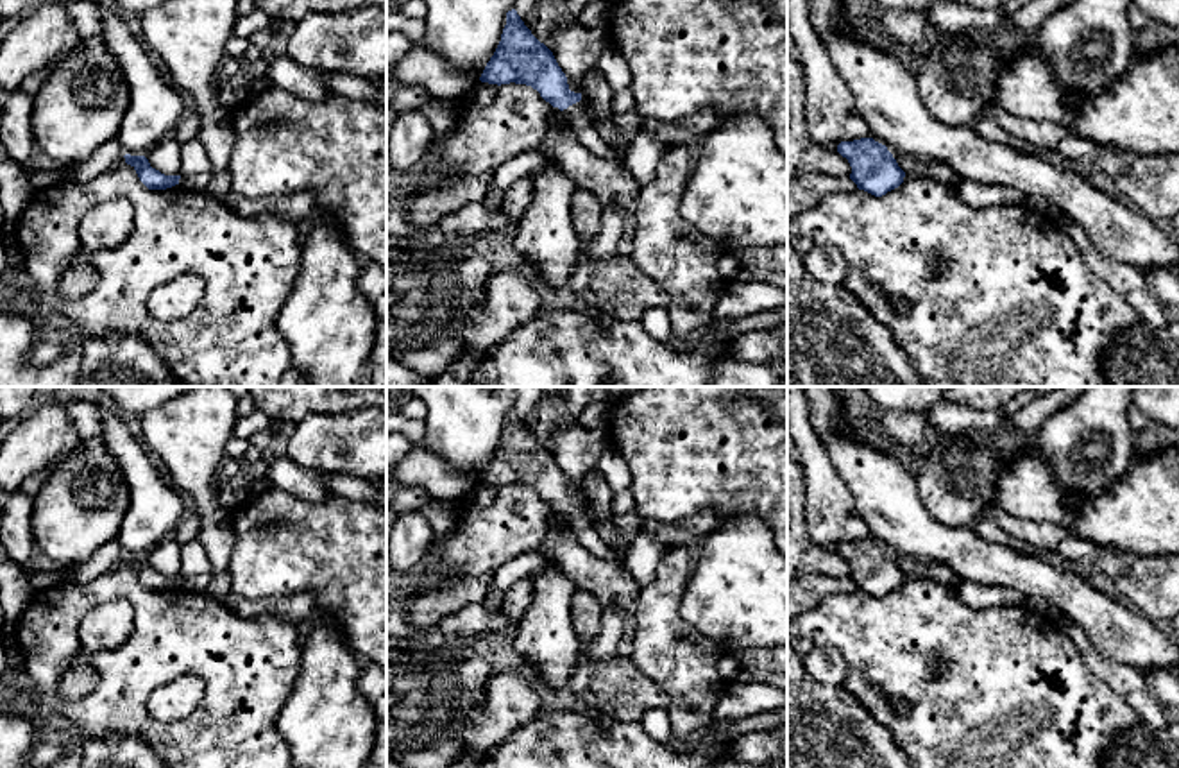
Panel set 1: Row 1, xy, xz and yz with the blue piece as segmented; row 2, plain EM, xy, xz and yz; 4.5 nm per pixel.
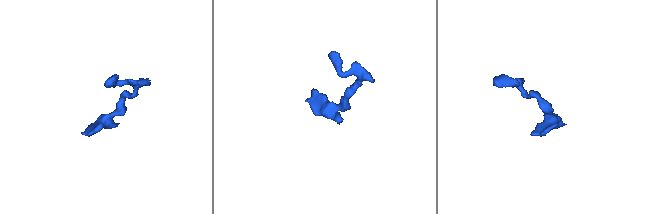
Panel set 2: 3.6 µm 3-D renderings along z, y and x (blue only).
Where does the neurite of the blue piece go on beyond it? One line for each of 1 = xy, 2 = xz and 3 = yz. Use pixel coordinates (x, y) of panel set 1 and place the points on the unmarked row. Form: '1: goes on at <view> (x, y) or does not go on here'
1: does not go on here
2: goes on at xz (576, 516)
3: does not go on here

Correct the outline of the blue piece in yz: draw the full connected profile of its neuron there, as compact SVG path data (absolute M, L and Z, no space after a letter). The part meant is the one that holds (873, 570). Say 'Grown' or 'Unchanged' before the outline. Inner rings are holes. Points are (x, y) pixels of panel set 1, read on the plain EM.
Unchanged. M873 539L841 542L837 553L848 560L850 580L859 591L882 598L903 584L905 573L887 548Z

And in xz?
Grown. M515 410L506 414L501 442L479 482L497 487L510 483L531 487L546 503L564 514L587 551L626 571L624 562L596 533L581 494L569 491L567 478L553 453L531 435Z

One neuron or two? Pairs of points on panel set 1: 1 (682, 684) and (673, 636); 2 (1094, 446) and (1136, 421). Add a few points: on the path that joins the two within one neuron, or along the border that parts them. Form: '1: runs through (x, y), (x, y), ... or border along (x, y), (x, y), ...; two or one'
1: runs through (682, 672), (682, 663), (673, 654), (673, 648); one
2: border along (1129, 405), (1128, 418), (1135, 432); two

